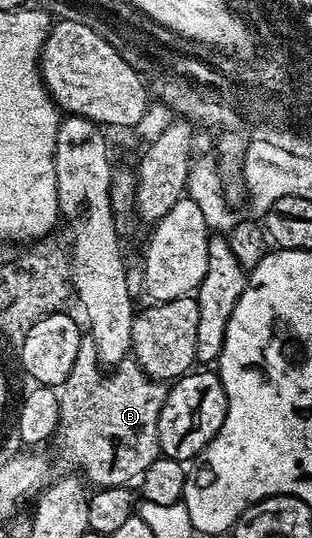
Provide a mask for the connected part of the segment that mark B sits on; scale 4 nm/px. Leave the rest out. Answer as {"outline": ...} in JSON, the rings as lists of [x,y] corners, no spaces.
{"outline":[[[90,336],[81,337],[74,368],[70,368],[70,376],[66,376],[58,390],[60,454],[70,465],[84,470],[83,477],[89,483],[92,481],[93,487],[127,487],[161,457],[158,416],[168,386],[151,378],[131,356],[111,367],[105,378],[103,372],[94,340]]]}

